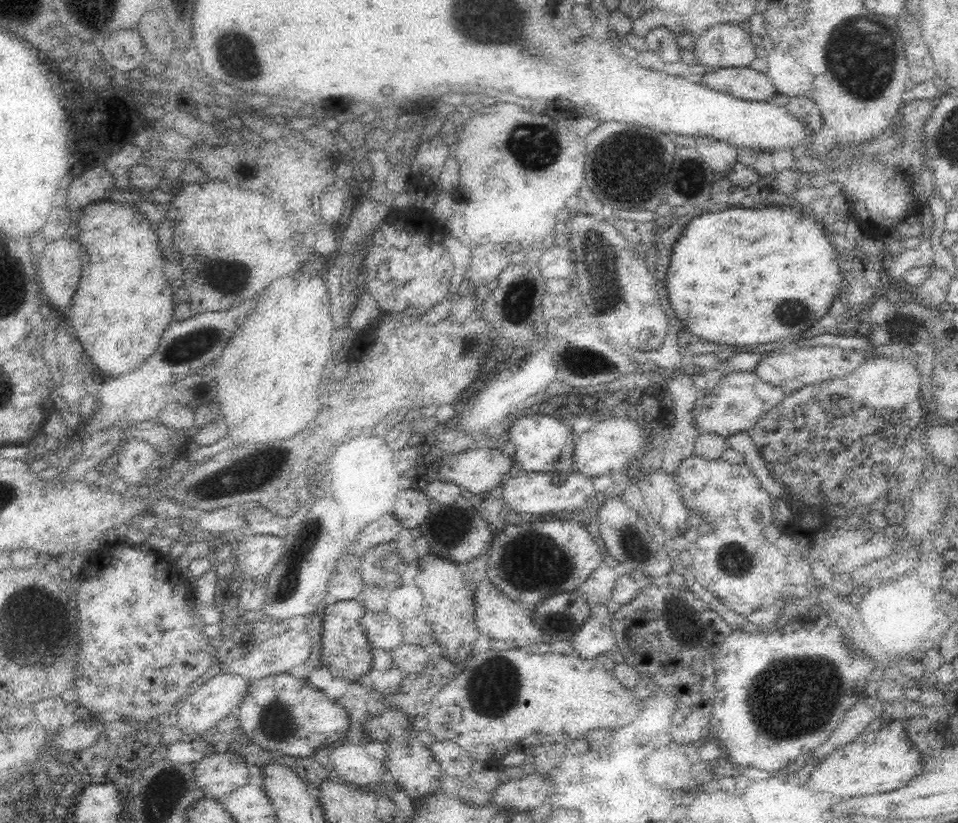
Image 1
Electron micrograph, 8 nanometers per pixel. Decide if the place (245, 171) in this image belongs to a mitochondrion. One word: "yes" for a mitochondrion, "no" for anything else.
no

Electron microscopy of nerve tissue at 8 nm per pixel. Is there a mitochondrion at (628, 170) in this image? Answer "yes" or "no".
yes

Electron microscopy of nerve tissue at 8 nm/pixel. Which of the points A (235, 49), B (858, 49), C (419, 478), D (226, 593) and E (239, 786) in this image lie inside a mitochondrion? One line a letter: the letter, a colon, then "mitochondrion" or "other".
A: mitochondrion
B: mitochondrion
C: other
D: other
E: other

